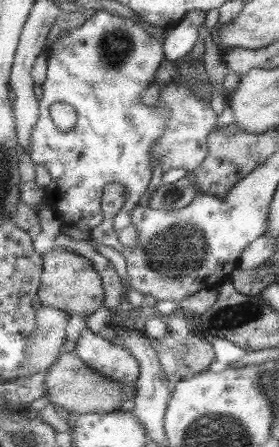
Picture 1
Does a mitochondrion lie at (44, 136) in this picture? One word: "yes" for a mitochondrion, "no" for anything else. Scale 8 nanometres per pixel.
no

